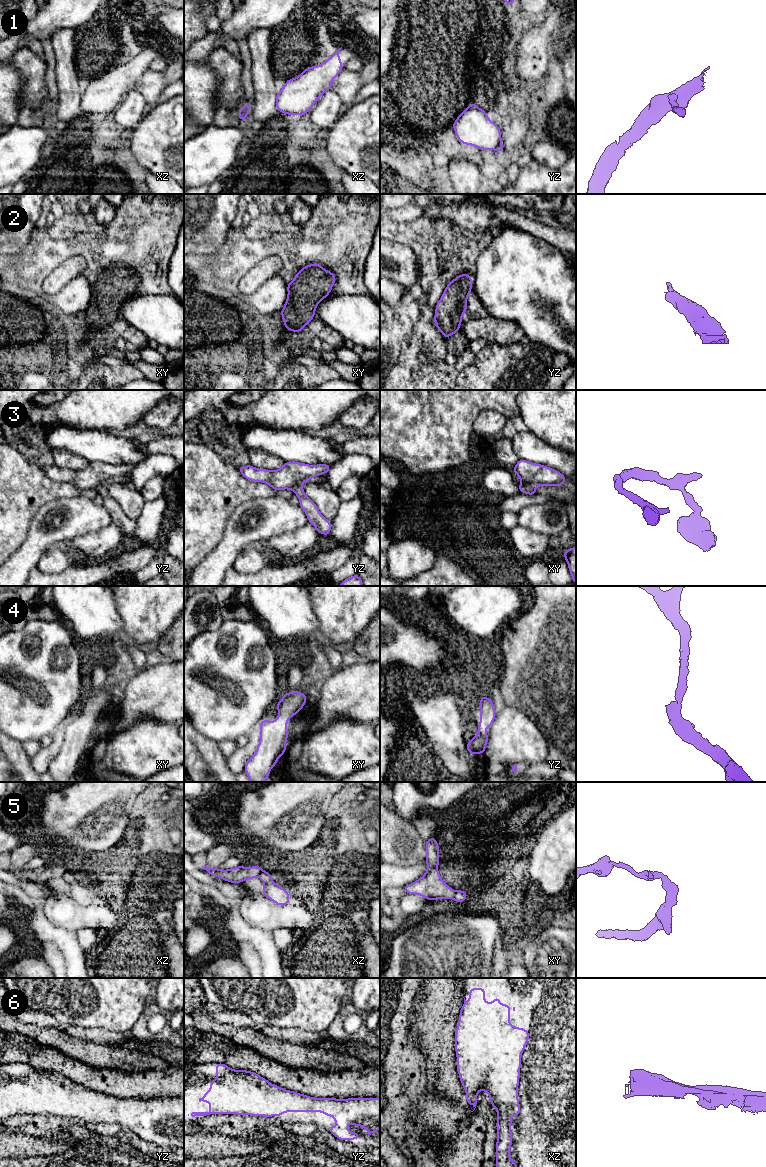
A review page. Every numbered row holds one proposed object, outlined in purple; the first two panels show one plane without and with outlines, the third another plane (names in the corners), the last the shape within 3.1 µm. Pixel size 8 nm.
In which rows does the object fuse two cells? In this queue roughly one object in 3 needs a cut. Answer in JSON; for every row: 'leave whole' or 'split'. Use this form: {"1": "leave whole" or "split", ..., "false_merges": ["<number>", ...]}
{"1": "leave whole", "2": "leave whole", "3": "leave whole", "4": "leave whole", "5": "split", "6": "leave whole", "false_merges": ["5"]}

